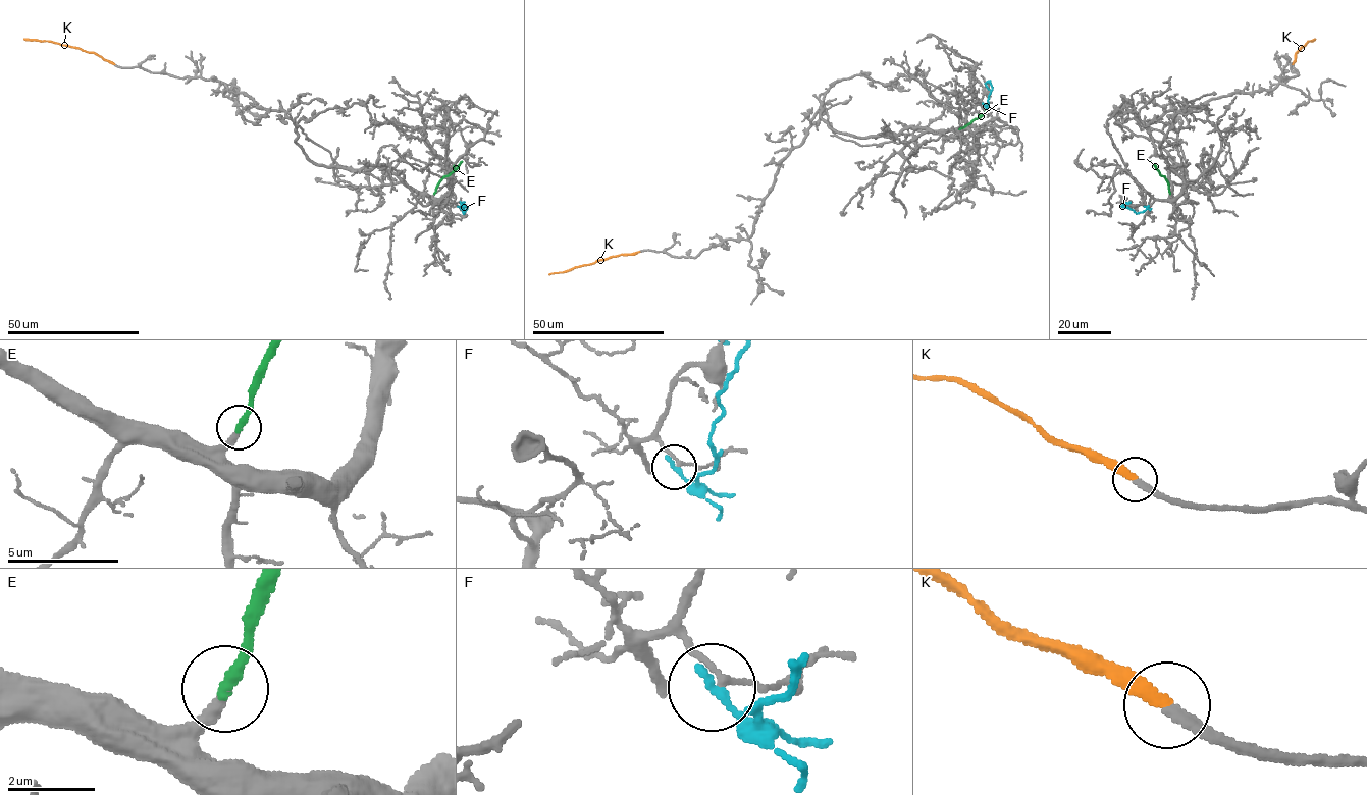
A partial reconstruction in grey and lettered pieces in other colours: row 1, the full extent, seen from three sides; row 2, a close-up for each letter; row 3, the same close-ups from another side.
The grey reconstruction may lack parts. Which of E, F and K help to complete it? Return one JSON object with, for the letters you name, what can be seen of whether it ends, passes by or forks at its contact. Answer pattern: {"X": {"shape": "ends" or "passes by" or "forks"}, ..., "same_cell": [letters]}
{"E": {"shape": "ends"}, "K": {"shape": "ends"}, "same_cell": ["E", "K"]}

